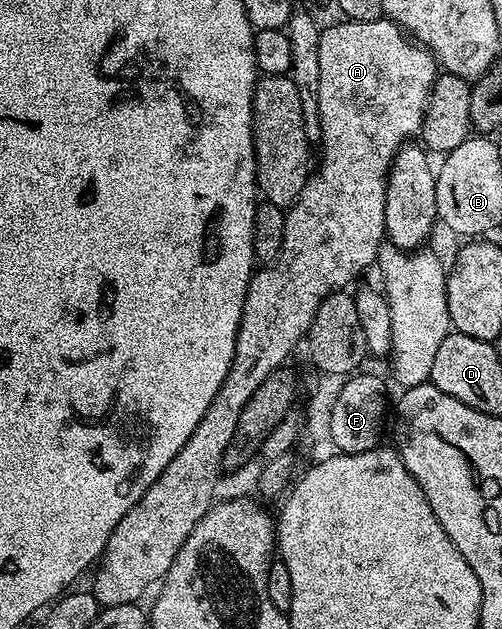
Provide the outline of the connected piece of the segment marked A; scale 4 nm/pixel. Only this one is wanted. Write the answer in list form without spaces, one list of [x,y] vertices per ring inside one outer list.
[[[383,17],[376,21],[360,21],[359,23],[352,23],[349,21],[341,22],[342,23],[332,24],[328,29],[326,27],[319,37],[319,113],[320,126],[323,130],[323,137],[320,144],[320,150],[322,150],[322,164],[320,164],[319,167],[317,164],[316,170],[311,174],[310,178],[307,179],[304,189],[300,193],[300,197],[286,211],[282,254],[279,255],[275,263],[255,270],[254,276],[250,279],[248,293],[246,294],[246,300],[244,301],[244,313],[242,314],[242,320],[238,326],[236,353],[234,354],[234,360],[232,361],[232,369],[228,369],[228,377],[224,377],[224,385],[220,389],[220,393],[216,393],[212,405],[208,405],[208,413],[204,413],[200,425],[196,425],[196,433],[192,433],[192,437],[188,437],[188,441],[184,441],[184,449],[180,449],[180,453],[176,453],[176,457],[172,457],[172,461],[168,461],[164,473],[160,473],[160,477],[156,477],[156,481],[150,488],[148,488],[148,490],[146,490],[144,497],[140,502],[138,502],[132,509],[128,509],[128,513],[124,513],[120,525],[116,525],[116,529],[112,529],[112,537],[108,537],[108,545],[103,549],[102,558],[98,560],[96,570],[93,572],[93,575],[95,575],[92,594],[98,598],[98,602],[102,607],[138,603],[139,600],[141,600],[141,595],[144,594],[150,586],[153,588],[155,584],[165,579],[168,569],[176,557],[176,553],[180,553],[180,545],[184,545],[184,541],[188,541],[188,533],[192,533],[192,529],[196,529],[198,522],[202,520],[206,515],[206,512],[210,510],[212,504],[215,502],[216,496],[214,496],[214,486],[218,483],[218,474],[223,474],[224,471],[222,458],[234,441],[234,434],[236,433],[238,422],[240,421],[240,413],[244,413],[244,405],[248,405],[252,393],[256,393],[256,389],[260,389],[260,385],[264,385],[264,381],[275,369],[283,366],[283,364],[287,362],[286,358],[297,349],[298,342],[300,342],[301,339],[303,342],[303,340],[309,336],[310,326],[316,317],[316,309],[319,305],[321,305],[333,291],[349,288],[349,283],[352,282],[365,267],[373,268],[375,264],[377,264],[378,251],[384,246],[384,240],[386,239],[386,222],[384,221],[386,176],[390,174],[390,167],[394,164],[394,158],[398,156],[398,150],[407,146],[407,144],[413,140],[410,138],[412,138],[413,135],[415,138],[415,136],[422,130],[422,122],[426,116],[426,106],[428,105],[430,94],[434,88],[434,80],[437,79],[440,74],[440,67],[434,56],[431,55],[421,43],[411,39],[398,24],[388,18]]]

